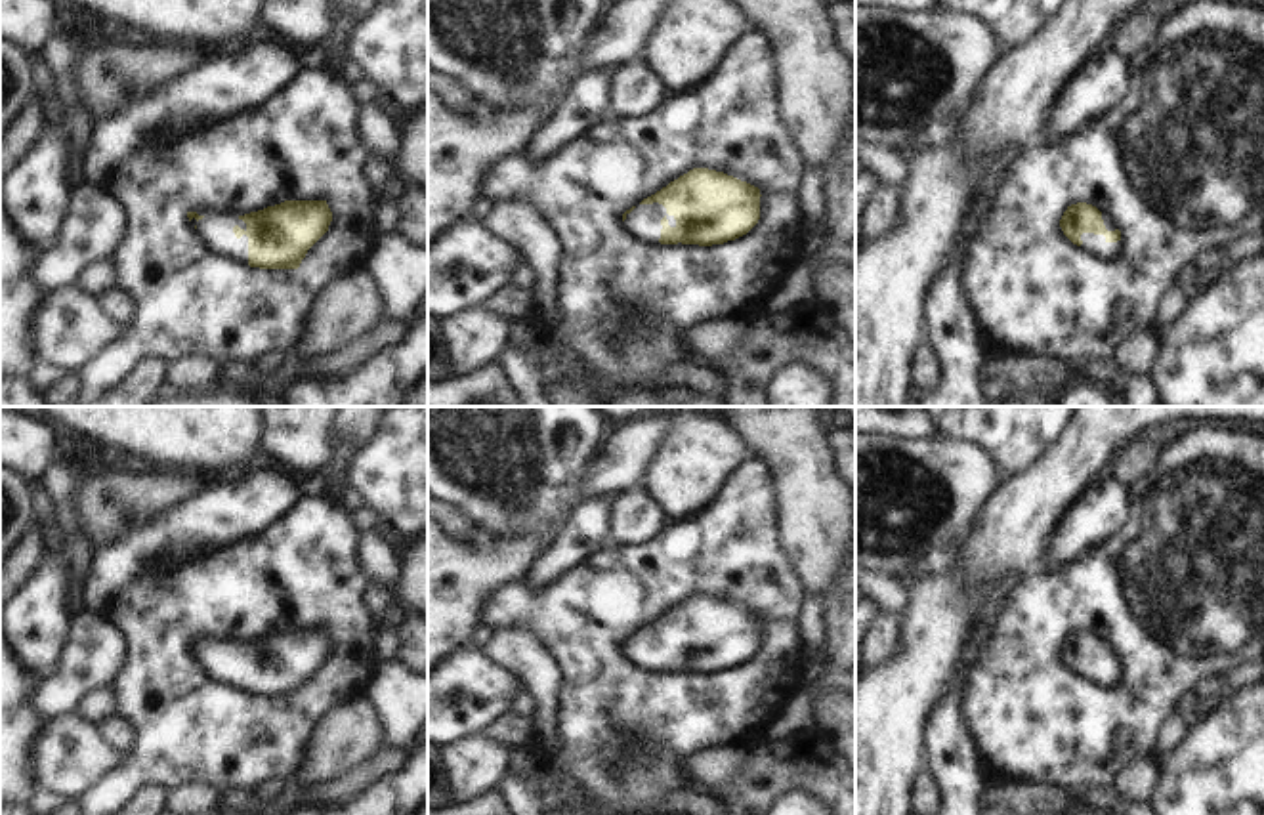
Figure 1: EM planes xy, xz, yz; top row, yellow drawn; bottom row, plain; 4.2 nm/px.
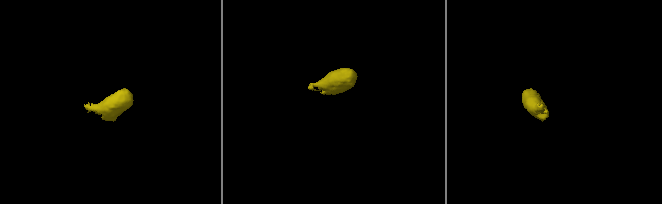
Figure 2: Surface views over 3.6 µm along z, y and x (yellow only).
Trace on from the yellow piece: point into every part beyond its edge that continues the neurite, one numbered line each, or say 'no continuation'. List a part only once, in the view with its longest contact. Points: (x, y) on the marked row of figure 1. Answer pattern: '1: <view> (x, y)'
1: xz (644, 222)

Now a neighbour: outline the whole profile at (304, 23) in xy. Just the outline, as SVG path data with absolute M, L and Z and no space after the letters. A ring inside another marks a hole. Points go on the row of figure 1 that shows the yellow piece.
M262 0L260 21L269 38L286 46L334 44L328 8L332 0Z

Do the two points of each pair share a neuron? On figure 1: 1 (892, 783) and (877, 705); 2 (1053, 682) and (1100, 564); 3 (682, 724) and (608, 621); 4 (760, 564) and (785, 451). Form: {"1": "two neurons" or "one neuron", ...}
{"1": "one neuron", "2": "one neuron", "3": "one neuron", "4": "two neurons"}

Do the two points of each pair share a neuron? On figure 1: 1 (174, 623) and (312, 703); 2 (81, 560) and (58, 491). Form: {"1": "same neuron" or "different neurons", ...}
{"1": "same neuron", "2": "same neuron"}

